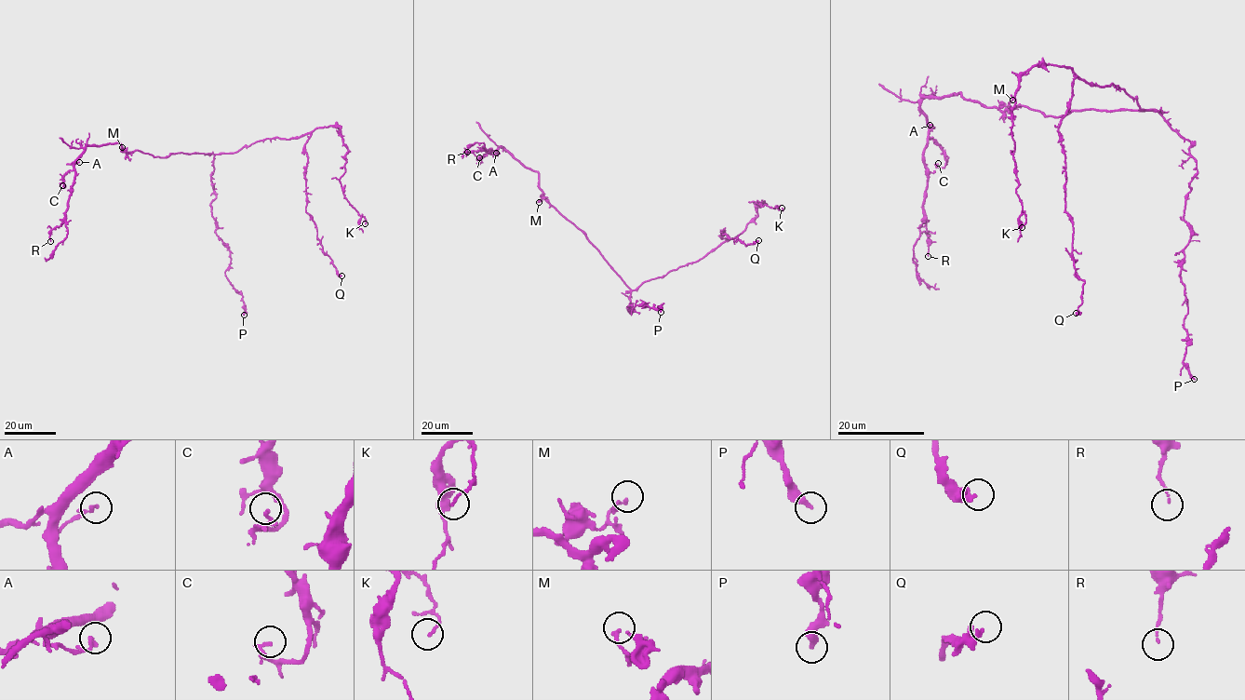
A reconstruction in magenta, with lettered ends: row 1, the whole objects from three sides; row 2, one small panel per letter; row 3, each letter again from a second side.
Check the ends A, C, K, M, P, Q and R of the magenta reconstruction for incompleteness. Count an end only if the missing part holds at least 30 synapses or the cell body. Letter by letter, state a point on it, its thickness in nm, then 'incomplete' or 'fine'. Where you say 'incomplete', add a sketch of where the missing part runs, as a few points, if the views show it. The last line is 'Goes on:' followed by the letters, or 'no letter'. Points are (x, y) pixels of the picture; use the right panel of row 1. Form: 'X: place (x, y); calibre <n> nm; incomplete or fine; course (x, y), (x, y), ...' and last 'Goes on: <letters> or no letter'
A: place (930, 125); calibre 160 nm; fine
C: place (938, 163); calibre 190 nm; fine
K: place (1022, 227); calibre 110 nm; fine
M: place (1012, 100); calibre 150 nm; fine
P: place (1194, 379); calibre 340 nm; fine
Q: place (1076, 313); calibre 320 nm; fine
R: place (928, 256); calibre 80 nm; fine
Goes on: no letter

